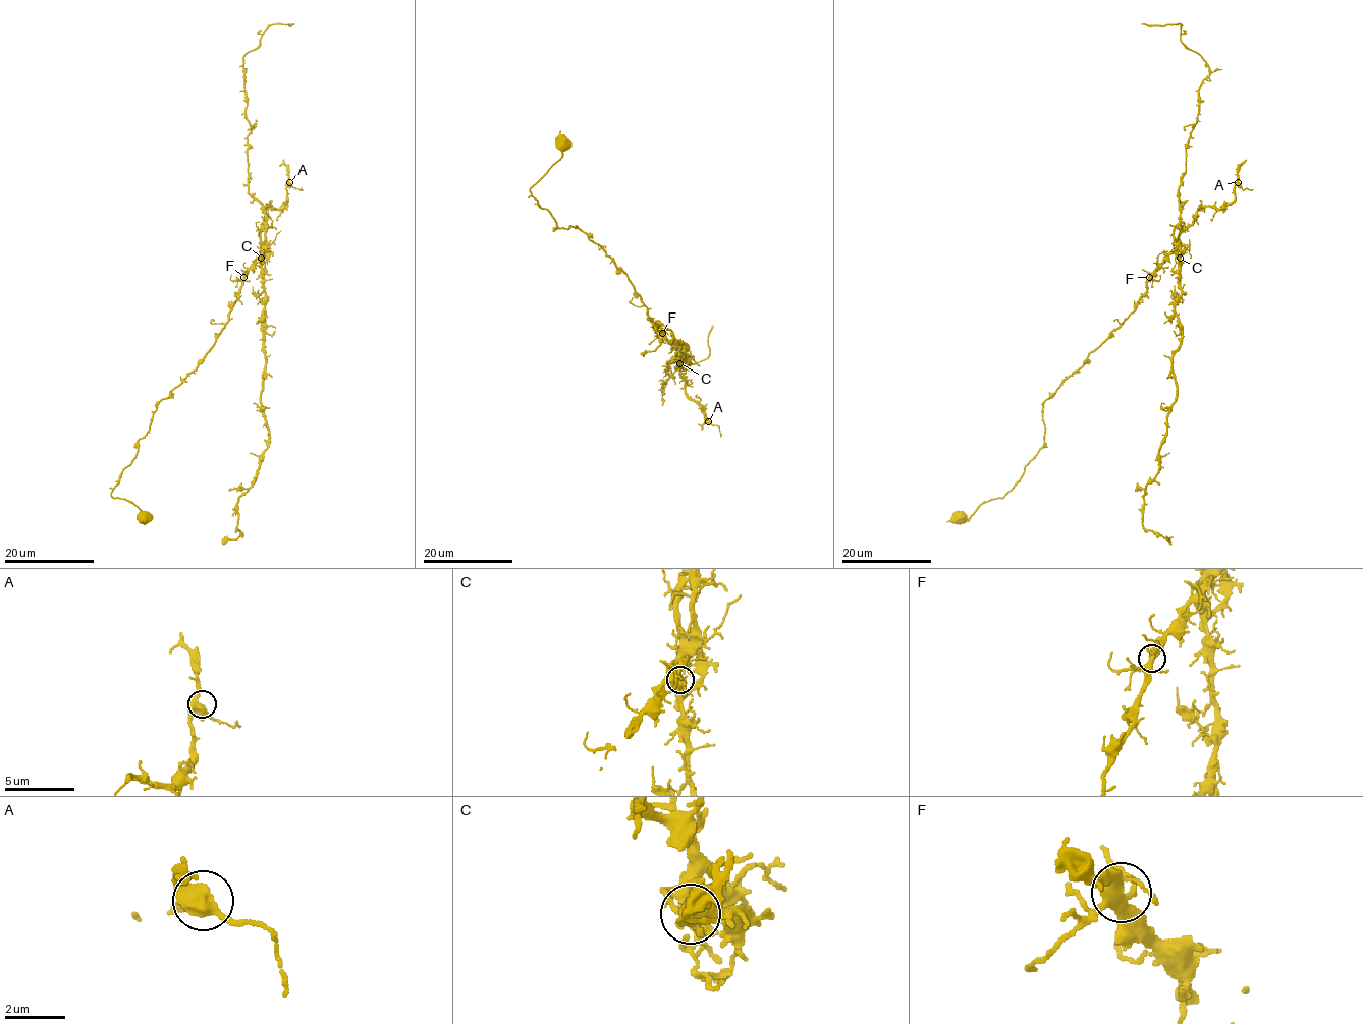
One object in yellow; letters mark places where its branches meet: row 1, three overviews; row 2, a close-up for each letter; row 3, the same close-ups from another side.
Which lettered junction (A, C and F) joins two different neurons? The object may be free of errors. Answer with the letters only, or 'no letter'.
C

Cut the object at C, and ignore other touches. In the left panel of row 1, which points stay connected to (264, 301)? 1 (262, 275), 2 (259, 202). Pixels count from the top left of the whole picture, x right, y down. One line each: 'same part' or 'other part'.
1: same part
2: same part

